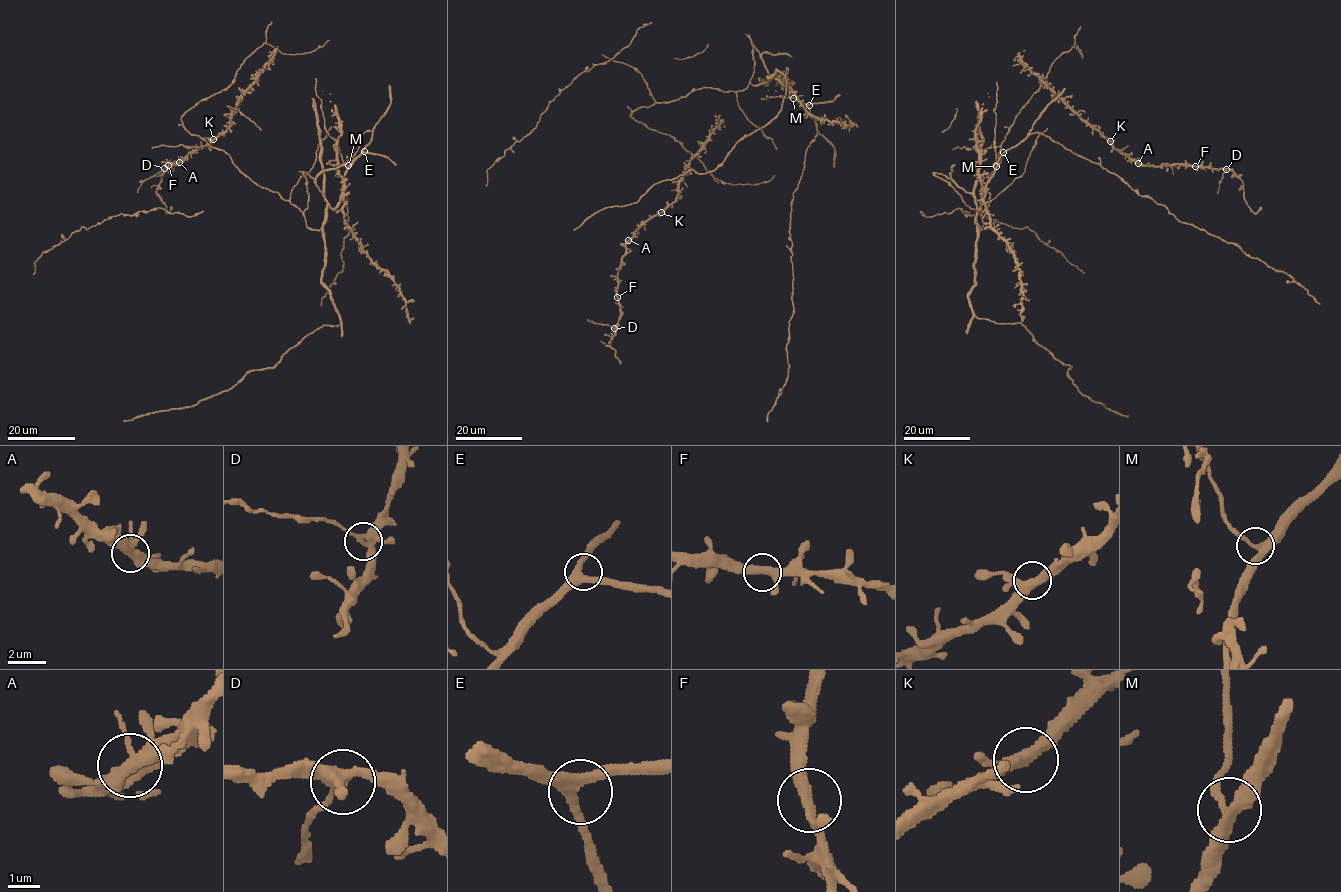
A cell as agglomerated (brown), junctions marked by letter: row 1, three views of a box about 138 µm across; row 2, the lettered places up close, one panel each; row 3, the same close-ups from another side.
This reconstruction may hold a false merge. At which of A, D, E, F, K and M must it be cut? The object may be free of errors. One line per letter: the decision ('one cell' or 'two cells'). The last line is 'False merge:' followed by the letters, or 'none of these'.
A: one cell
D: two cells
E: one cell
F: one cell
K: one cell
M: one cell
False merge: D

